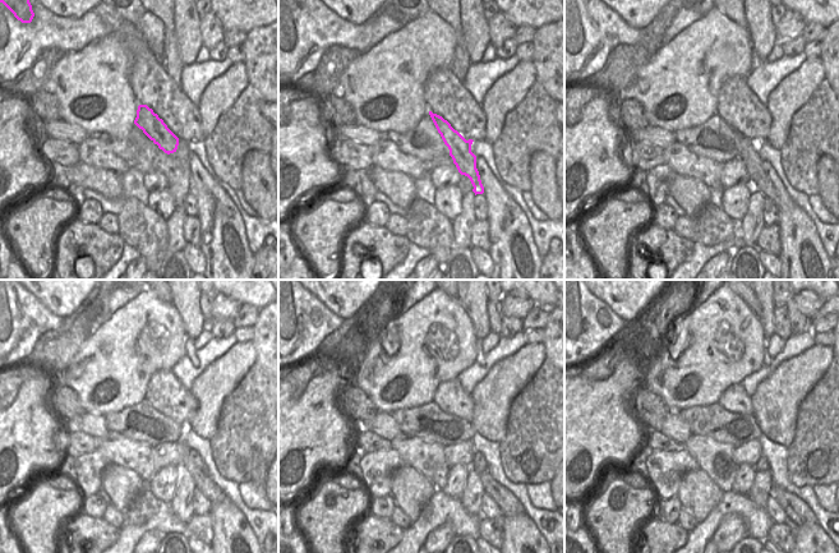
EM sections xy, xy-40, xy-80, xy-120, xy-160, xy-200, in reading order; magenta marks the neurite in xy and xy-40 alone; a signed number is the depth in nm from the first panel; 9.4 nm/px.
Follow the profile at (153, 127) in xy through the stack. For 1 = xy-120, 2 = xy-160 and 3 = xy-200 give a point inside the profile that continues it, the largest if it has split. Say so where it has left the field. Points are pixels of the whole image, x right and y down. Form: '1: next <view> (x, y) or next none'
1: next xy-120 (210, 489)
2: next xy-160 (510, 506)
3: next xy-200 (797, 511)

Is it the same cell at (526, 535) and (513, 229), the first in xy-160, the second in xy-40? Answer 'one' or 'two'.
one

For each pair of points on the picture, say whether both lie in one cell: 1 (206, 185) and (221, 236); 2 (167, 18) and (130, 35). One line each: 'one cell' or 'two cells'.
1: one cell
2: two cells

